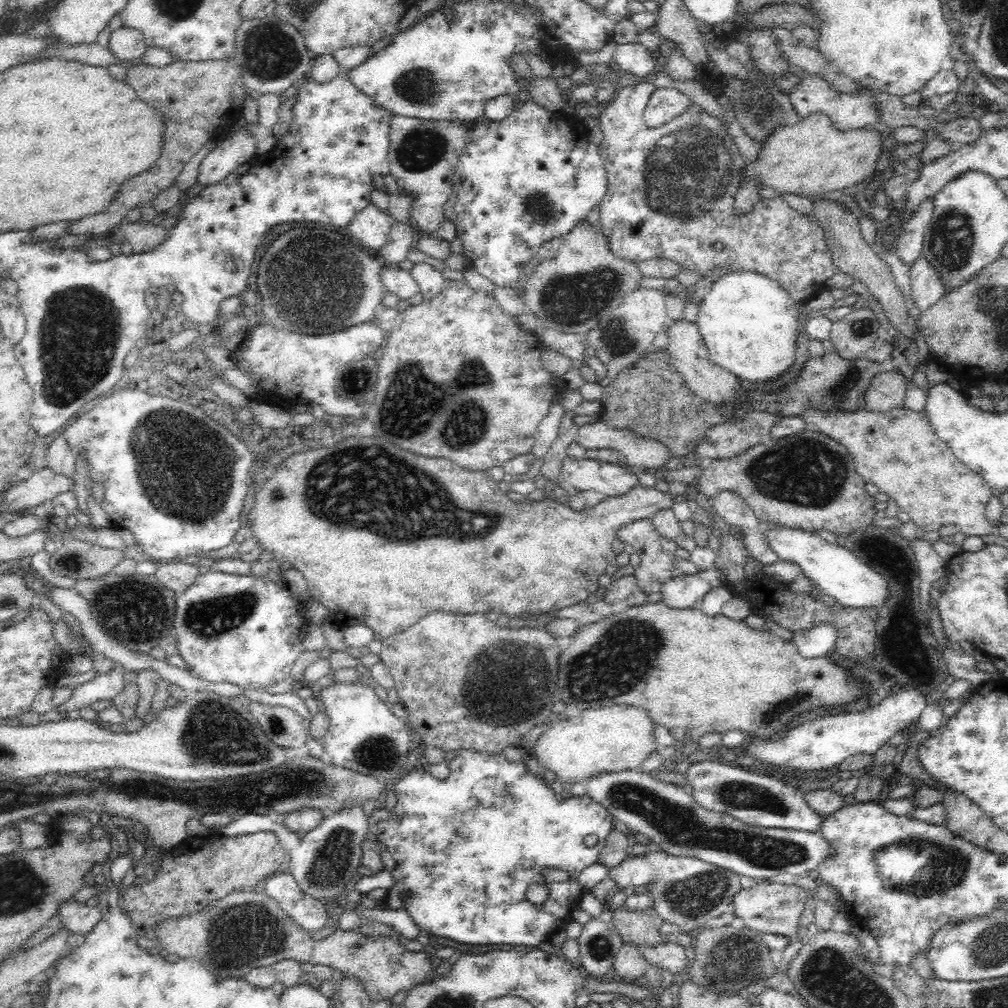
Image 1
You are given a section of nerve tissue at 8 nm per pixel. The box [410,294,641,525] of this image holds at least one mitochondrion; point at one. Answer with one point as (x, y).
(614, 334)

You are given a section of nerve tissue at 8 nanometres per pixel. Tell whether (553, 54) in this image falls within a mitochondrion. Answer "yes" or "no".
no

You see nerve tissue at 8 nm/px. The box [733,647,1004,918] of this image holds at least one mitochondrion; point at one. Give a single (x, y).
(941, 868)

